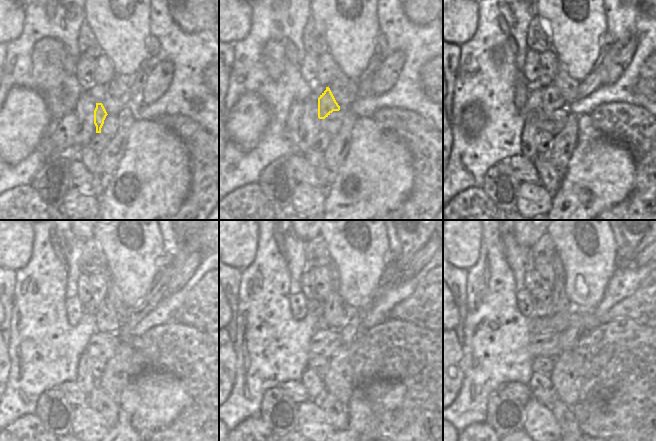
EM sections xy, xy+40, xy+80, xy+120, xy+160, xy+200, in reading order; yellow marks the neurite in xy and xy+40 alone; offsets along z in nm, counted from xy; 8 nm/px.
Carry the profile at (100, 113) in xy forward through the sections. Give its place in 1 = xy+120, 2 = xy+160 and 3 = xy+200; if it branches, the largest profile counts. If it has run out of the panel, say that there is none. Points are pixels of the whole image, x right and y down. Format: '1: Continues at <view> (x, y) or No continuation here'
1: Continues at xy+120 (107, 321)
2: Continues at xy+160 (337, 314)
3: Continues at xy+200 (560, 304).

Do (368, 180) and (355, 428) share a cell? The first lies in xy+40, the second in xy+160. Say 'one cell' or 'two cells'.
one cell

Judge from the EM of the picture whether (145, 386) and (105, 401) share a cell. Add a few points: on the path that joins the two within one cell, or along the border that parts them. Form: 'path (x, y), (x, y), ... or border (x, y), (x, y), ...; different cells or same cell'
border (118, 405), (118, 420), (110, 427); different cells

